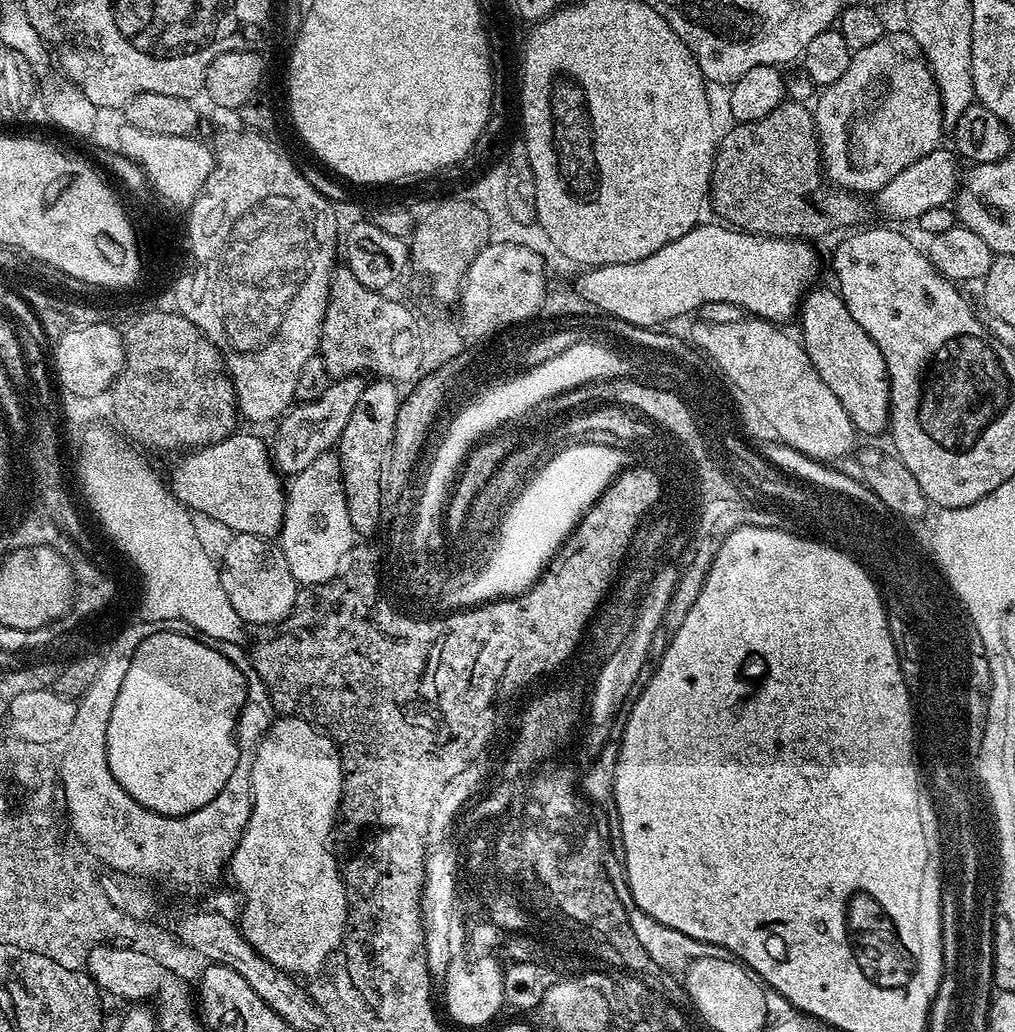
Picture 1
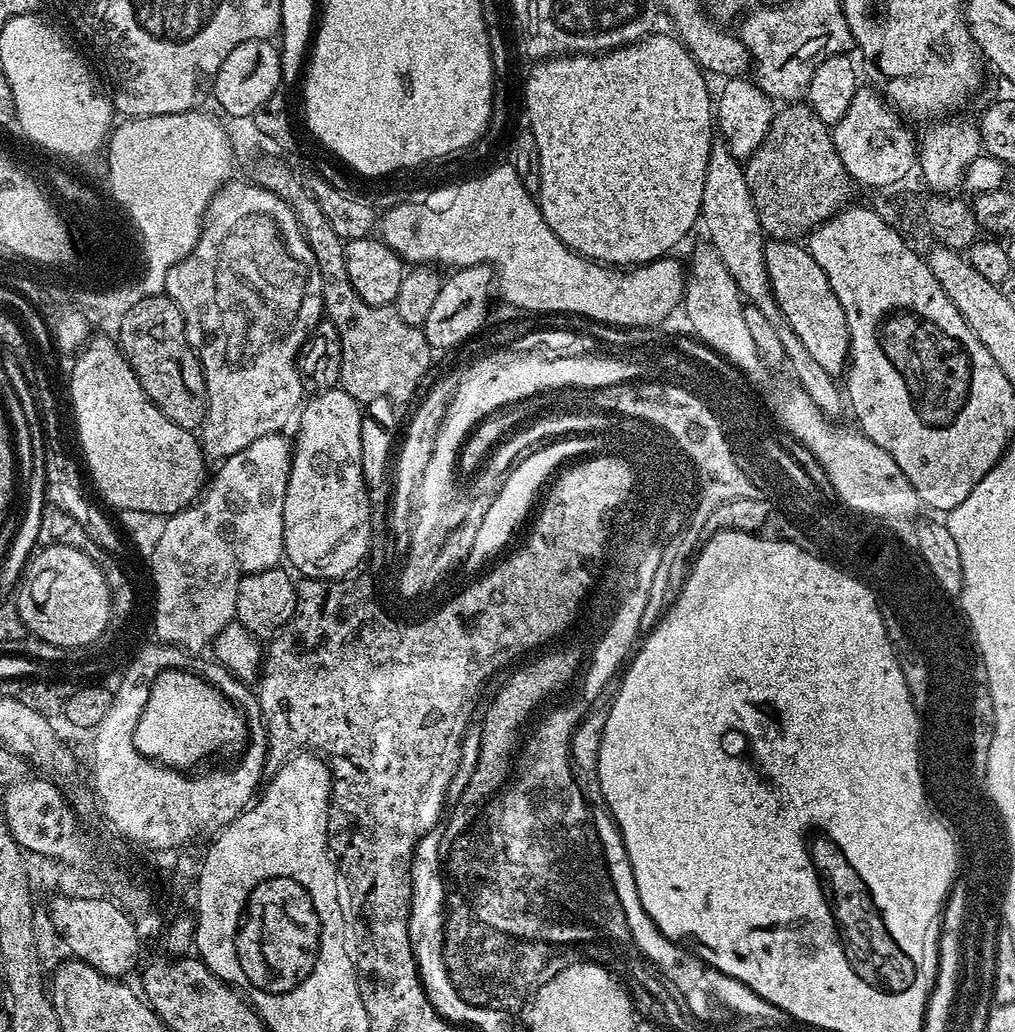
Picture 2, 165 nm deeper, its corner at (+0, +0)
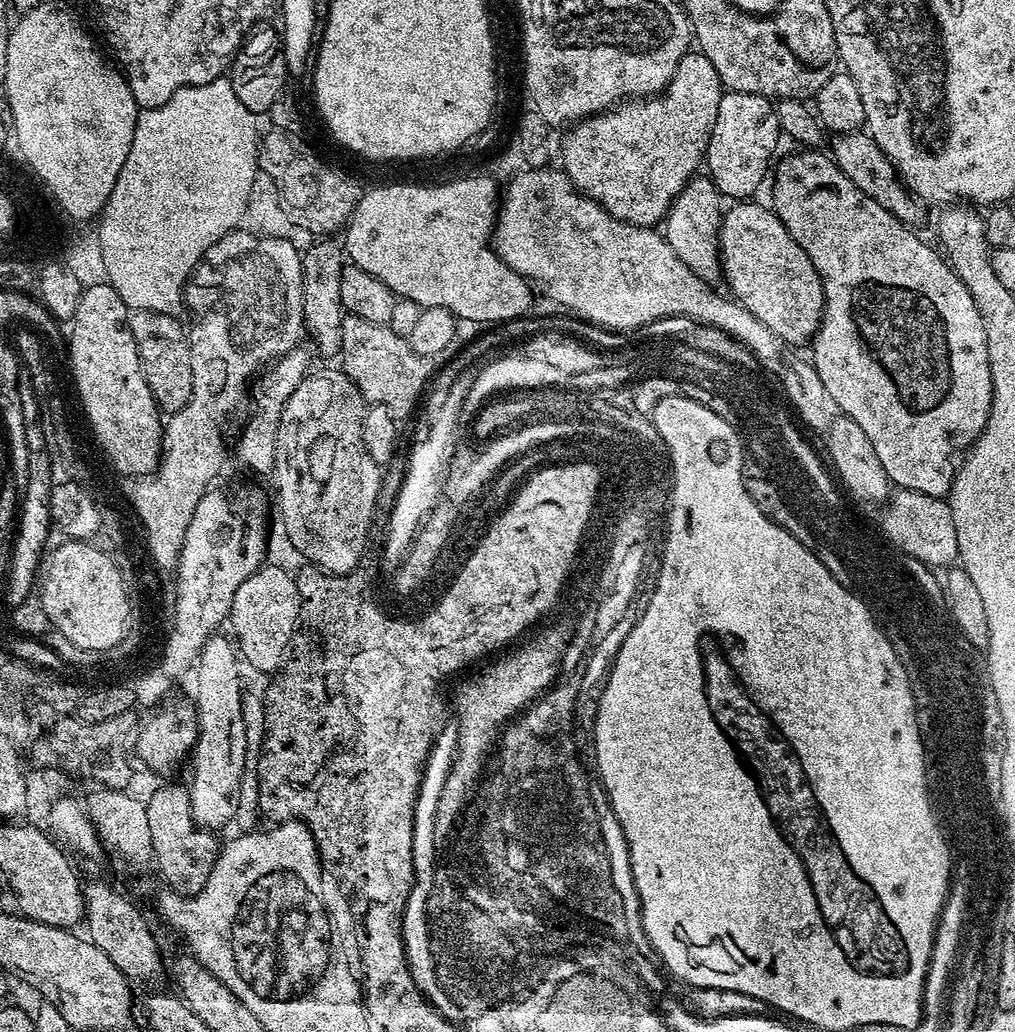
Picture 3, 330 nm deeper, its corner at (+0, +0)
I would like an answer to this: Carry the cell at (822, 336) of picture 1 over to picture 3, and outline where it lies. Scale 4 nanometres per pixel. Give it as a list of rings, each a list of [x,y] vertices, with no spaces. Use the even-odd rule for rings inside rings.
[[[756,202],[733,203],[720,222],[720,259],[723,279],[728,279],[727,291],[774,336],[791,346],[807,345],[824,316],[820,275],[771,207],[752,203]]]

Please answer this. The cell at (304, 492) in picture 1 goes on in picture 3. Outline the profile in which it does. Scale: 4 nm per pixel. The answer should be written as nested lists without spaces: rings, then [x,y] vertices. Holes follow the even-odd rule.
[[[339,367],[324,368],[321,372],[309,371],[304,377],[304,381],[296,388],[287,393],[280,409],[284,413],[283,427],[280,428],[279,442],[279,471],[274,477],[276,483],[276,498],[274,494],[274,504],[280,507],[280,520],[284,523],[284,532],[288,535],[288,540],[305,556],[309,565],[321,568],[323,572],[329,574],[348,574],[360,564],[364,555],[364,543],[368,540],[368,531],[372,528],[372,515],[376,512],[376,499],[382,496],[382,468],[381,465],[370,458],[366,450],[366,442],[362,442],[362,422],[366,411],[366,401],[358,386],[350,382],[350,378]]]

